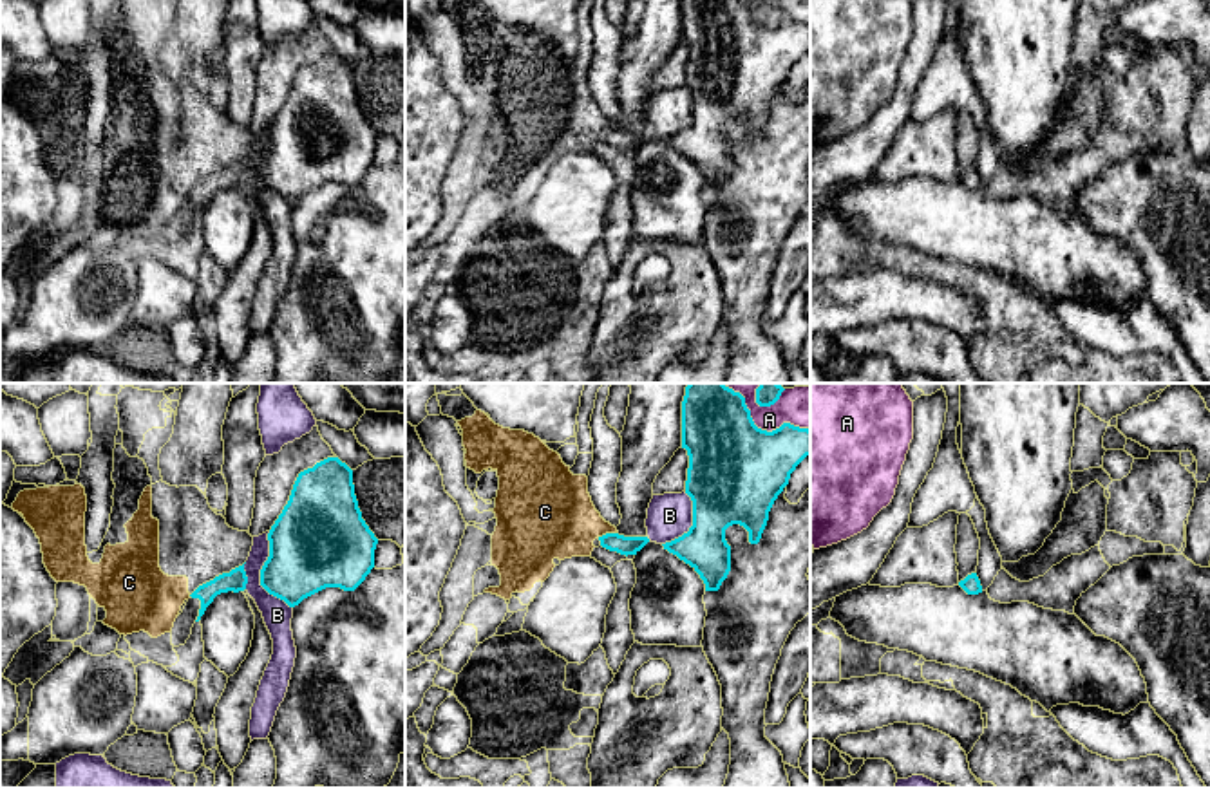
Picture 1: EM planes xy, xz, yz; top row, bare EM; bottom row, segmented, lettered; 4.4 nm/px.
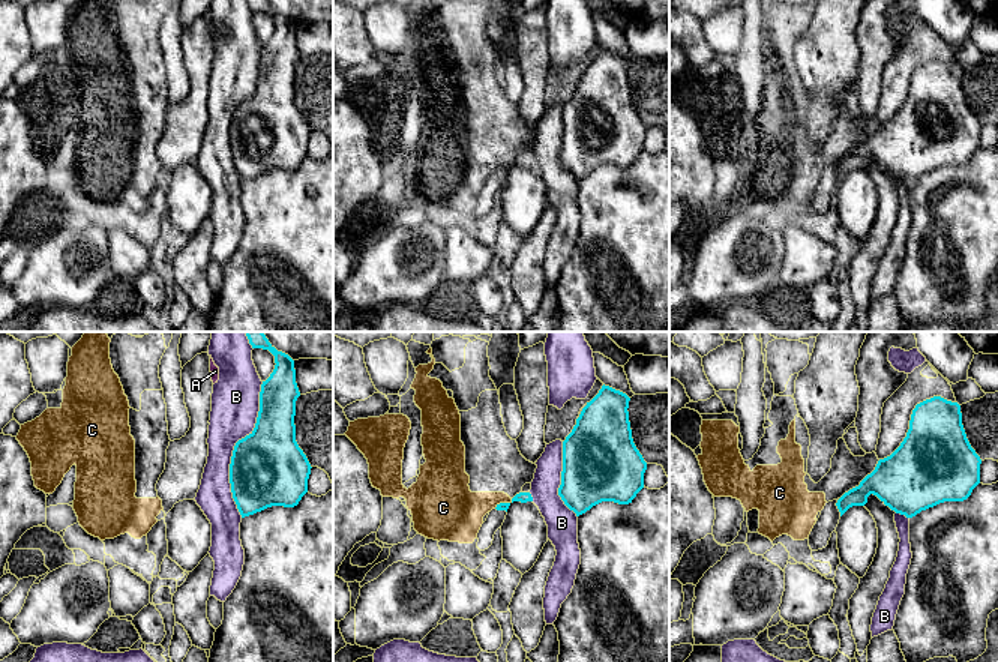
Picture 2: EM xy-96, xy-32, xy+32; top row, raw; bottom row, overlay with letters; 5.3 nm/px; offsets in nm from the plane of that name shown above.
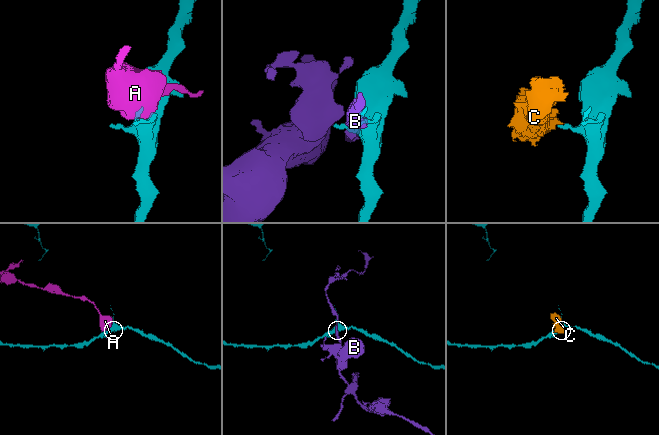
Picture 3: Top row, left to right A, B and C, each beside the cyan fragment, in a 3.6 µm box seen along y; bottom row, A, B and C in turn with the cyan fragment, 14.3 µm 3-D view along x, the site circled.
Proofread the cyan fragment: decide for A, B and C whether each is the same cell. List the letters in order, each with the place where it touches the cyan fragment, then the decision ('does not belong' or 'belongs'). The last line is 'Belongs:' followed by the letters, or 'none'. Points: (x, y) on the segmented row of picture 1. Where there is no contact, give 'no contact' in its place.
A: contact xz (756, 427); does not belong
B: contact xy (261, 573); does not belong
C: contact xz (608, 534); does not belong
Belongs: none

